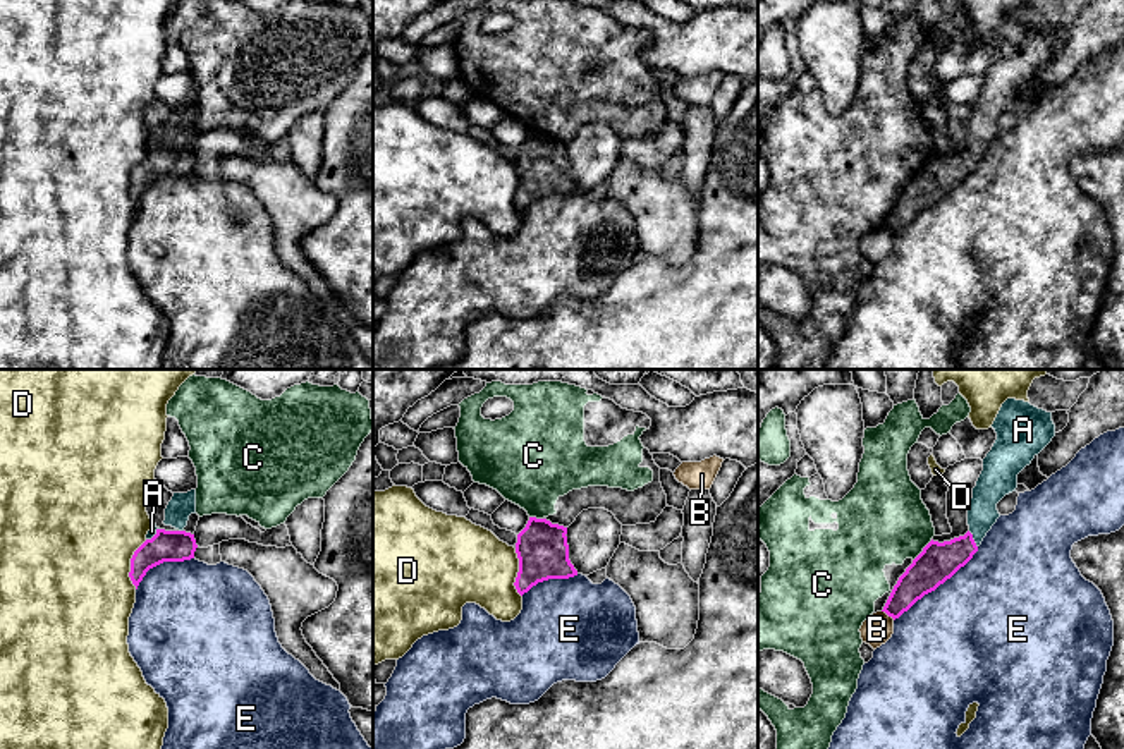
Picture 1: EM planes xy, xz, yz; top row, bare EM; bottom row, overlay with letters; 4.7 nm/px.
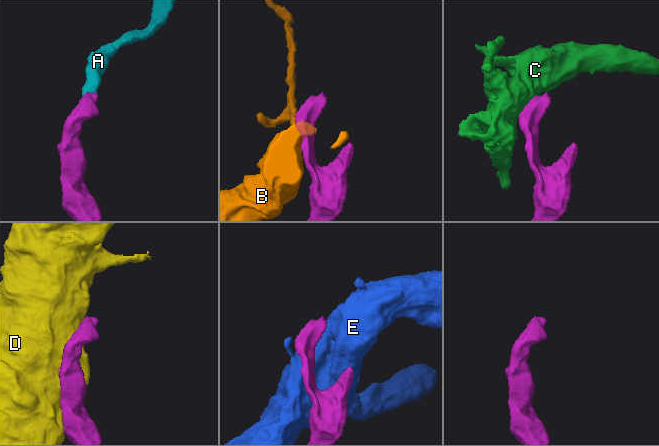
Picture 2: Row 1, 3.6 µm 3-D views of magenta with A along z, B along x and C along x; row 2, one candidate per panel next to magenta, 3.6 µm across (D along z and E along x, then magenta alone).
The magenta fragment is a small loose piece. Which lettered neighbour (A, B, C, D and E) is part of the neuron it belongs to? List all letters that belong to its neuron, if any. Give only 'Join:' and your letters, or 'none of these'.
Join: A

